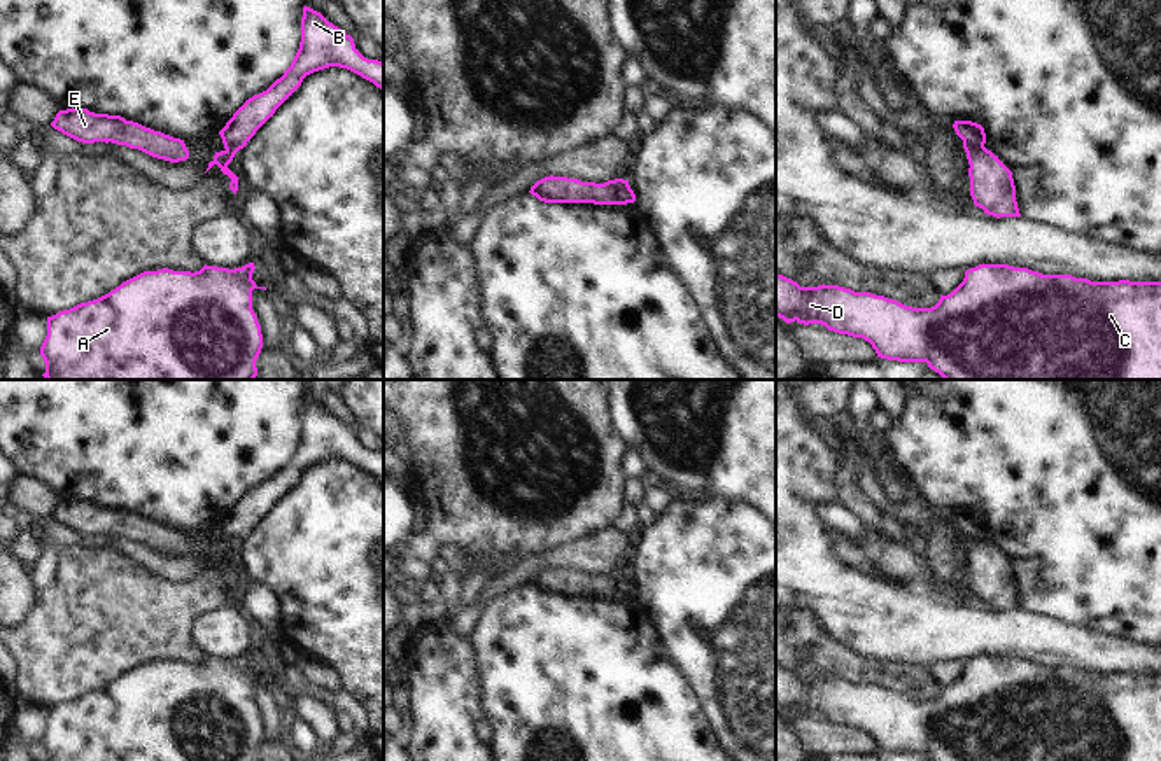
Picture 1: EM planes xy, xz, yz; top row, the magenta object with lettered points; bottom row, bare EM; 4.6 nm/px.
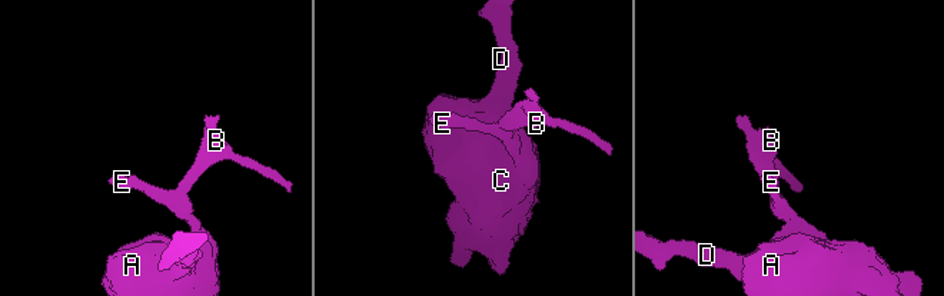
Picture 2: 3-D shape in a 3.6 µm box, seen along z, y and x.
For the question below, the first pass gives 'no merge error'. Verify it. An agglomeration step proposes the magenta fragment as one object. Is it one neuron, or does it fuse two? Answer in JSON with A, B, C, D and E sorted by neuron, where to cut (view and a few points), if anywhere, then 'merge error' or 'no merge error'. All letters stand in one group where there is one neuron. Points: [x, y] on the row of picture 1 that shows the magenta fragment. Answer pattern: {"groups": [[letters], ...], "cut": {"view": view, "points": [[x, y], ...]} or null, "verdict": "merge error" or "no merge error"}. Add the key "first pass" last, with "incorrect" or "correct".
{"groups": [["A", "C", "D", "E"], ["B"]], "cut": {"view": "yz", "points": [[983, 146], [967, 153]]}, "verdict": "merge error", "first pass": "incorrect"}

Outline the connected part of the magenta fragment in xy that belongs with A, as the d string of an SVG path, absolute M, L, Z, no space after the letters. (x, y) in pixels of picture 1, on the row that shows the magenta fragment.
M249 262L242 268L235 268L235 269L228 269L228 268L217 268L217 266L203 266L200 271L173 271L168 268L158 269L158 271L144 271L126 282L123 282L119 287L116 287L114 290L110 290L109 294L88 301L88 303L81 303L70 310L63 310L53 317L47 317L47 336L40 346L40 355L46 362L46 373L42 374L46 380L254 380L257 376L257 367L256 367L256 360L261 353L263 348L263 334L261 334L261 325L257 322L257 317L252 310L252 290L254 289L264 289L266 287L257 287L256 282L252 280L252 273L254 273L256 266L254 262Z

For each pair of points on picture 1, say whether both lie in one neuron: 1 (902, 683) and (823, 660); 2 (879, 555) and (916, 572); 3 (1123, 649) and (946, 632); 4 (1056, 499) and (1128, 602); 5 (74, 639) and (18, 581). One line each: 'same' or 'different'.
1: same
2: same
3: same
4: same
5: different

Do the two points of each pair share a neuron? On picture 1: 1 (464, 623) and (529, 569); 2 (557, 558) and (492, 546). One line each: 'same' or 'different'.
1: same
2: different

